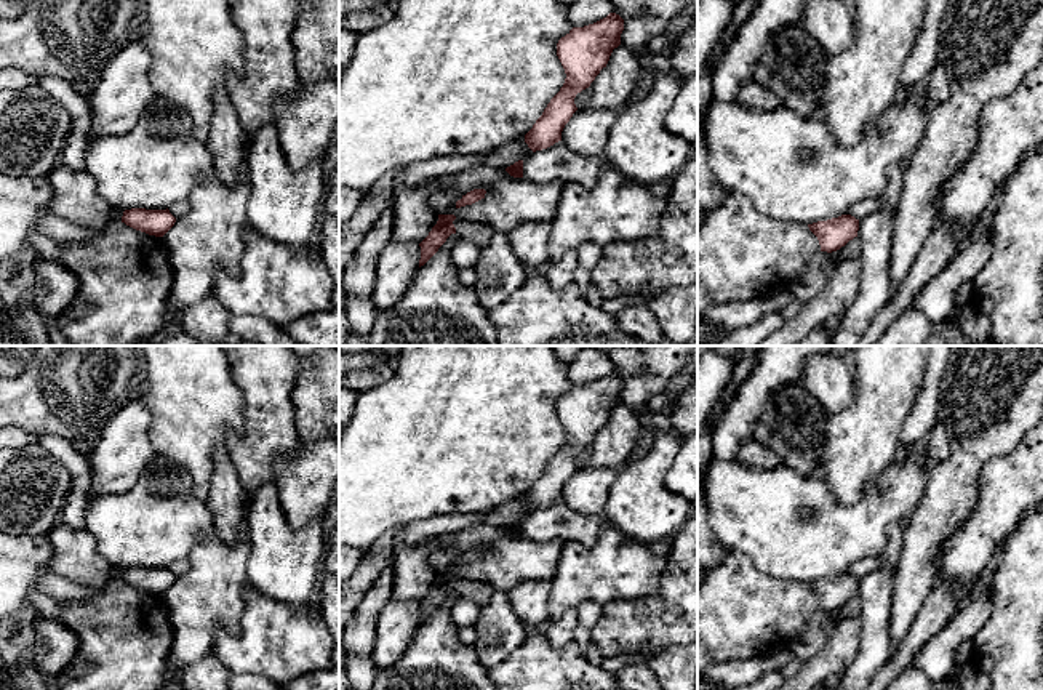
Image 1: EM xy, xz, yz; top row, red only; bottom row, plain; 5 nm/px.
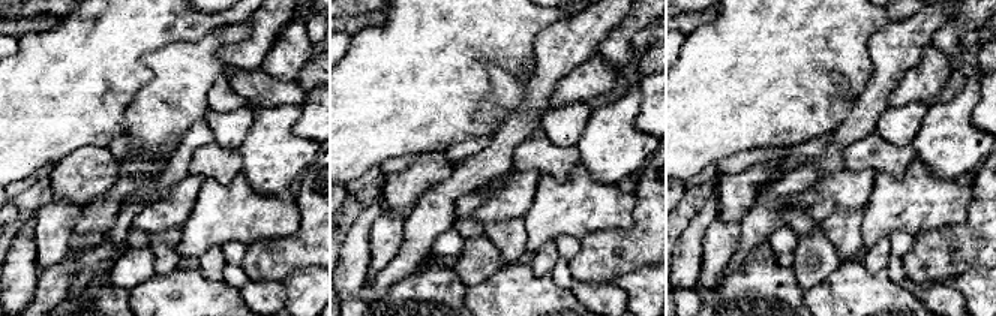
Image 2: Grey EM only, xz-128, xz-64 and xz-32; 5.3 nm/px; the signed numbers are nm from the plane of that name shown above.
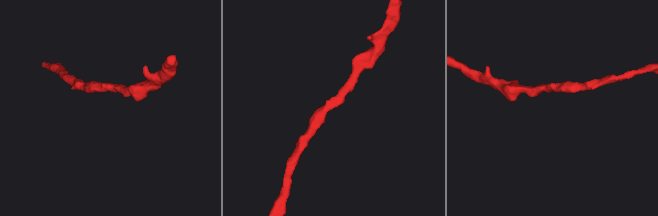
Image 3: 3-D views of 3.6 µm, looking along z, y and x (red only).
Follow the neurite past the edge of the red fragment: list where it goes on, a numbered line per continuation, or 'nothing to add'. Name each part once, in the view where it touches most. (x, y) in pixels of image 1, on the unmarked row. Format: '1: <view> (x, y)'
nothing to add

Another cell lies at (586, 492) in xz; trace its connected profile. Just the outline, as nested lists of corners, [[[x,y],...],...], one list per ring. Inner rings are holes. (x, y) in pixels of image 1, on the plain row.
[[[577,467],[561,490],[561,503],[577,514],[603,514],[619,469]]]

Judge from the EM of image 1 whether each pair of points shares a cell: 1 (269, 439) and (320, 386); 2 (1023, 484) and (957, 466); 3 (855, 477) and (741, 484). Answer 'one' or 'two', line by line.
1: two
2: two
3: two

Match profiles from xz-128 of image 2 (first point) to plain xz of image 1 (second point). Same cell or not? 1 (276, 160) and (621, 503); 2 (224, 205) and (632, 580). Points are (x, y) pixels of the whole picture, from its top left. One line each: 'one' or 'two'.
1: one
2: one

